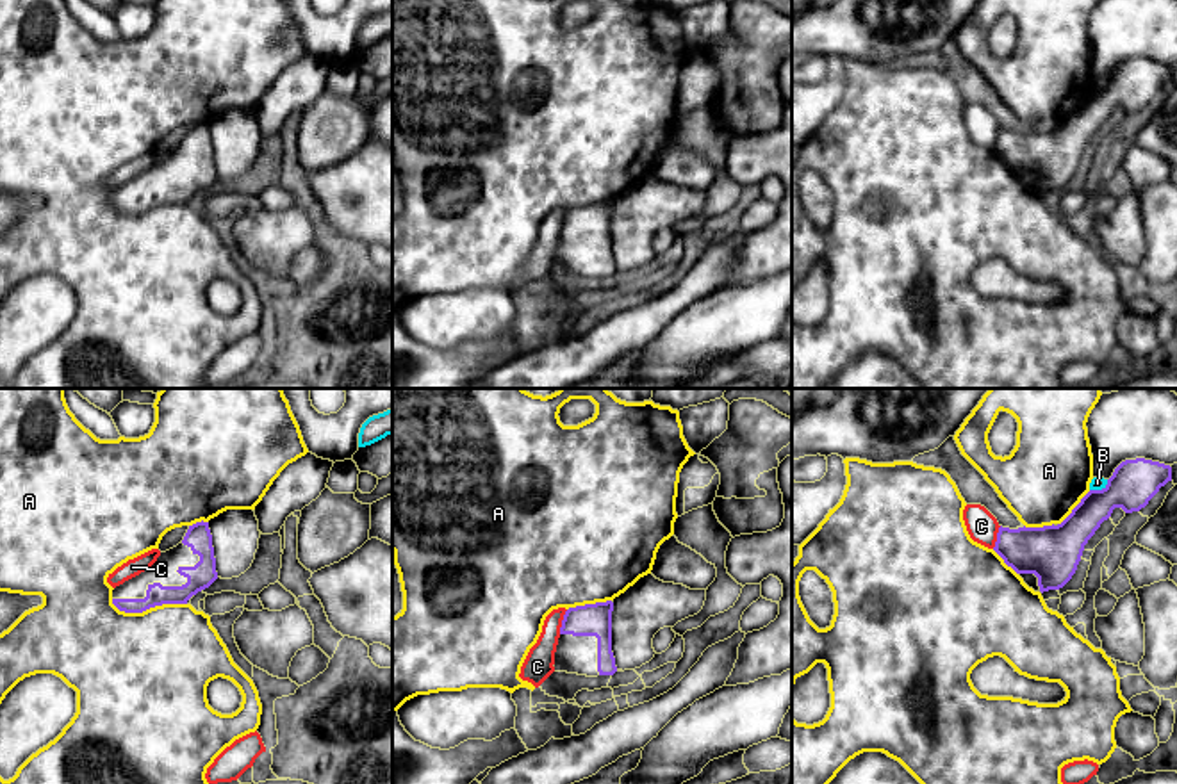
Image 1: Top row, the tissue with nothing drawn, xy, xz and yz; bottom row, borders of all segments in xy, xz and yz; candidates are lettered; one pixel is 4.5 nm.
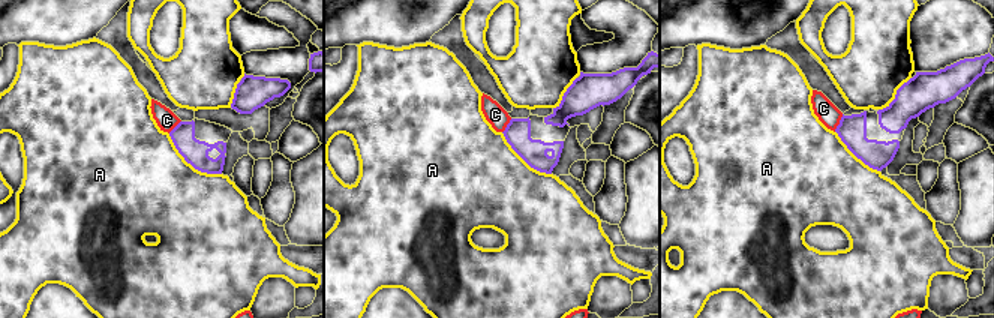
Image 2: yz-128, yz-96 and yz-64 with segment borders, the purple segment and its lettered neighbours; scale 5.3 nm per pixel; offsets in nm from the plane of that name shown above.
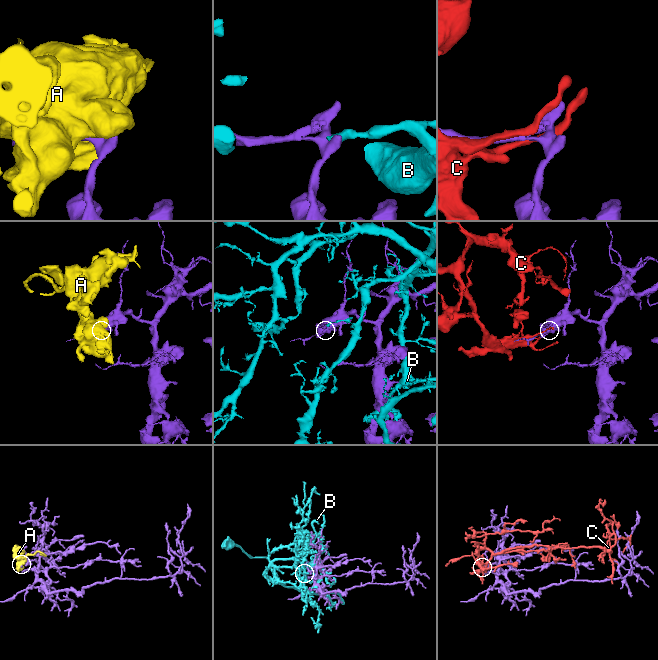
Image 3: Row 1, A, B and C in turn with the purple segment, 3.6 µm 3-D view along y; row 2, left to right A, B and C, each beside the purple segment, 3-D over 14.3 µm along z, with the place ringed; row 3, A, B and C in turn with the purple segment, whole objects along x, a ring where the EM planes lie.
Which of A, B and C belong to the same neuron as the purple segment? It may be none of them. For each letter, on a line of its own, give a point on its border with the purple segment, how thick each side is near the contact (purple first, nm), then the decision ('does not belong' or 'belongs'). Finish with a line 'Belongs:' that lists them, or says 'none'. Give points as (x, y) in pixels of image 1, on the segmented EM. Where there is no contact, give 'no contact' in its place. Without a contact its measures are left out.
A: xy (148, 608) | 100/480 nm | does not belong
B: yz (1099, 490) | 200/60 nm | does not belong
C: xz (562, 622) | 140/140 nm | does not belong
Belongs: none

